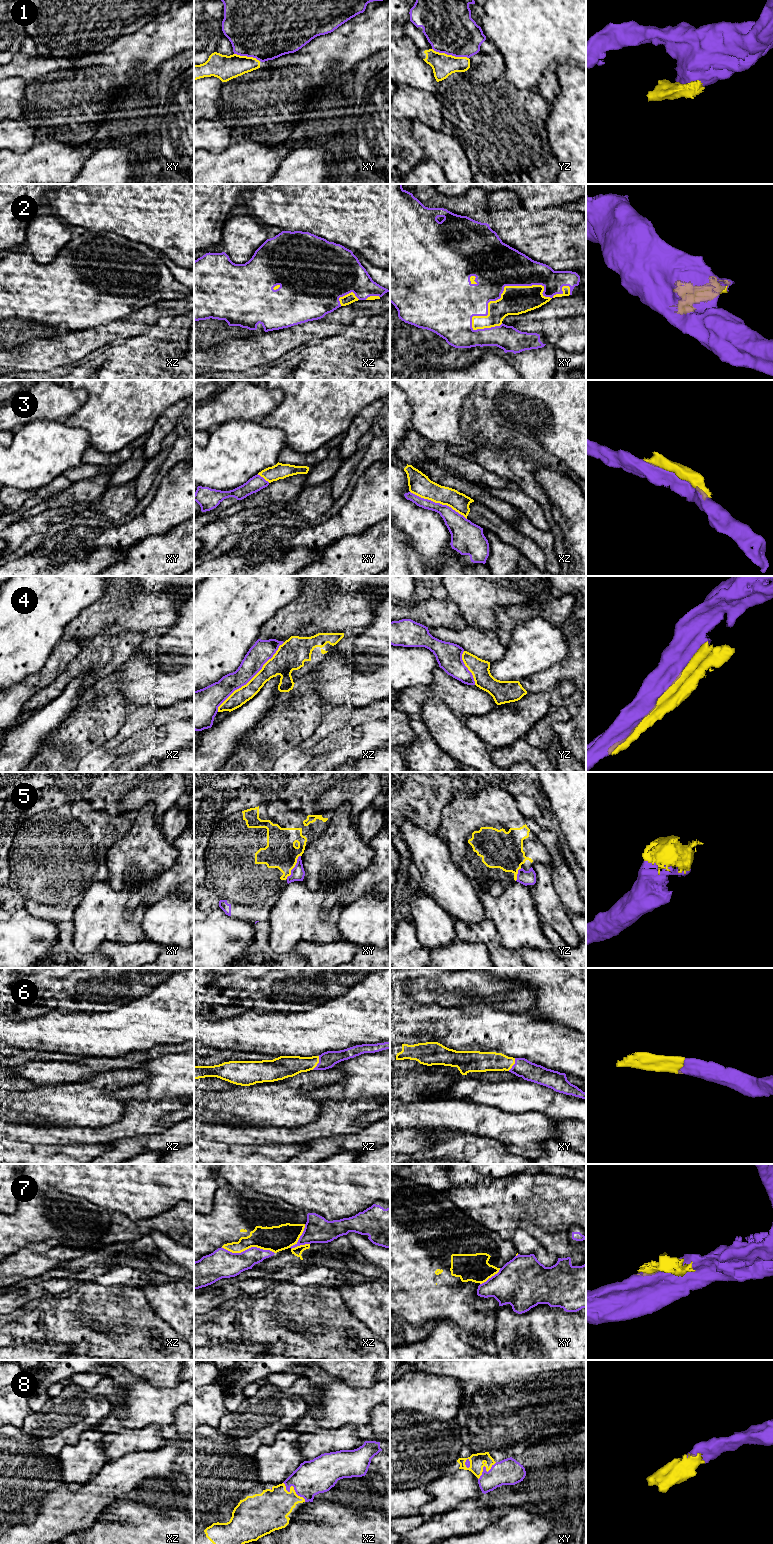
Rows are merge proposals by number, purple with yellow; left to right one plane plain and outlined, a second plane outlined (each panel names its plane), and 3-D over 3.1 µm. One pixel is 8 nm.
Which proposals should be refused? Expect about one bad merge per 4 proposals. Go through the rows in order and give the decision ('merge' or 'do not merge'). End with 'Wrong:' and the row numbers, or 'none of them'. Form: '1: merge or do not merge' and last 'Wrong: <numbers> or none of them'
1: do not merge
2: merge
3: do not merge
4: do not merge
5: merge
6: merge
7: do not merge
8: merge
Wrong: 1, 3, 4, 7

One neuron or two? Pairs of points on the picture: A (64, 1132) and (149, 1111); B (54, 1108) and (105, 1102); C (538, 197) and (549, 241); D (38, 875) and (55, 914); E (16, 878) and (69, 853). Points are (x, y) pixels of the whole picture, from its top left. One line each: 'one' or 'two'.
A: one
B: one
C: two
D: one
E: one

